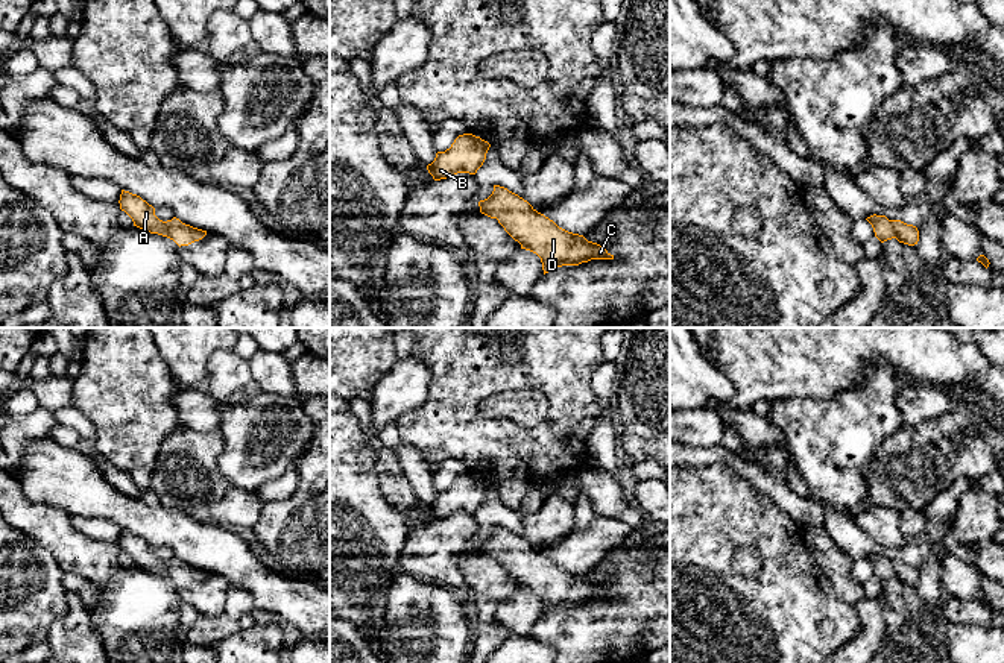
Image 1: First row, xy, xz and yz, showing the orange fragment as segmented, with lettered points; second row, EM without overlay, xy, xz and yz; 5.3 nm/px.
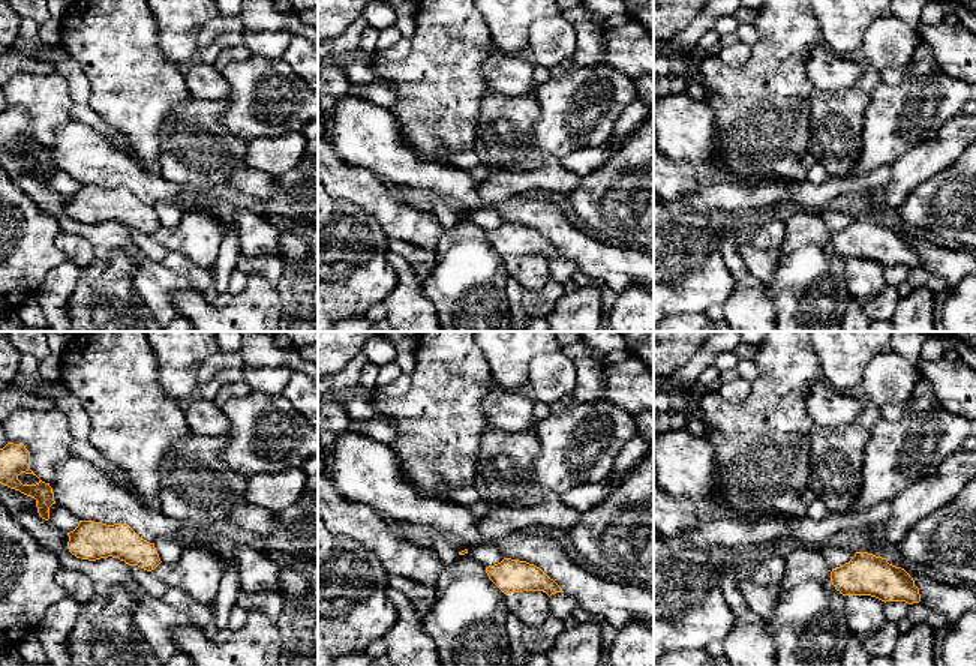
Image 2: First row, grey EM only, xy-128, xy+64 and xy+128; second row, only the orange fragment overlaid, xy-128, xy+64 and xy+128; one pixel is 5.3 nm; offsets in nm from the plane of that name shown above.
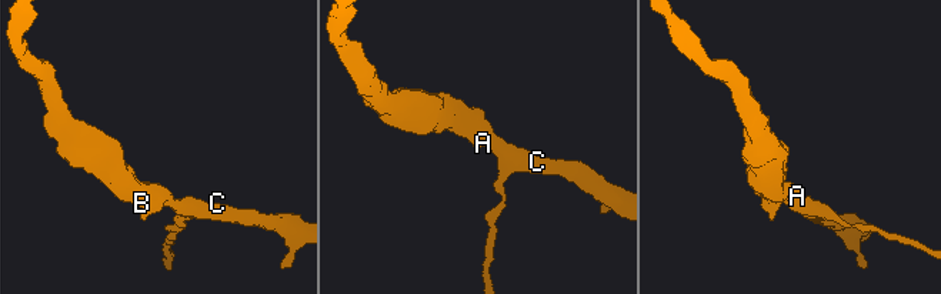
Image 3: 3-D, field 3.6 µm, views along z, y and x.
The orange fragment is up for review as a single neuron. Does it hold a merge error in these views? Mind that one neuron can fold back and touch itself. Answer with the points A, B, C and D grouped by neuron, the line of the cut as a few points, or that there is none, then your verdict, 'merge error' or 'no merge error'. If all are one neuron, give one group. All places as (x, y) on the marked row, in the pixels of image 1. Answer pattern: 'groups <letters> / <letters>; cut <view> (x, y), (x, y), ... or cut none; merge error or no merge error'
groups A B C D; cut none; no merge error

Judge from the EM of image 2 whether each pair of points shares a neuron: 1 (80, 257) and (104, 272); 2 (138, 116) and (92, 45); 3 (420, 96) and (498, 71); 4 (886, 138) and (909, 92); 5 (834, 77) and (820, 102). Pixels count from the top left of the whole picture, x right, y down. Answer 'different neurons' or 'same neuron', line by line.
1: different neurons
2: same neuron
3: different neurons
4: same neuron
5: different neurons

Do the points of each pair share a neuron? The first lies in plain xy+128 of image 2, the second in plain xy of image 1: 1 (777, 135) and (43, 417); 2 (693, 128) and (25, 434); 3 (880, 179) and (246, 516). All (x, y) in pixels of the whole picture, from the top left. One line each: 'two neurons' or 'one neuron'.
1: two neurons
2: two neurons
3: one neuron

